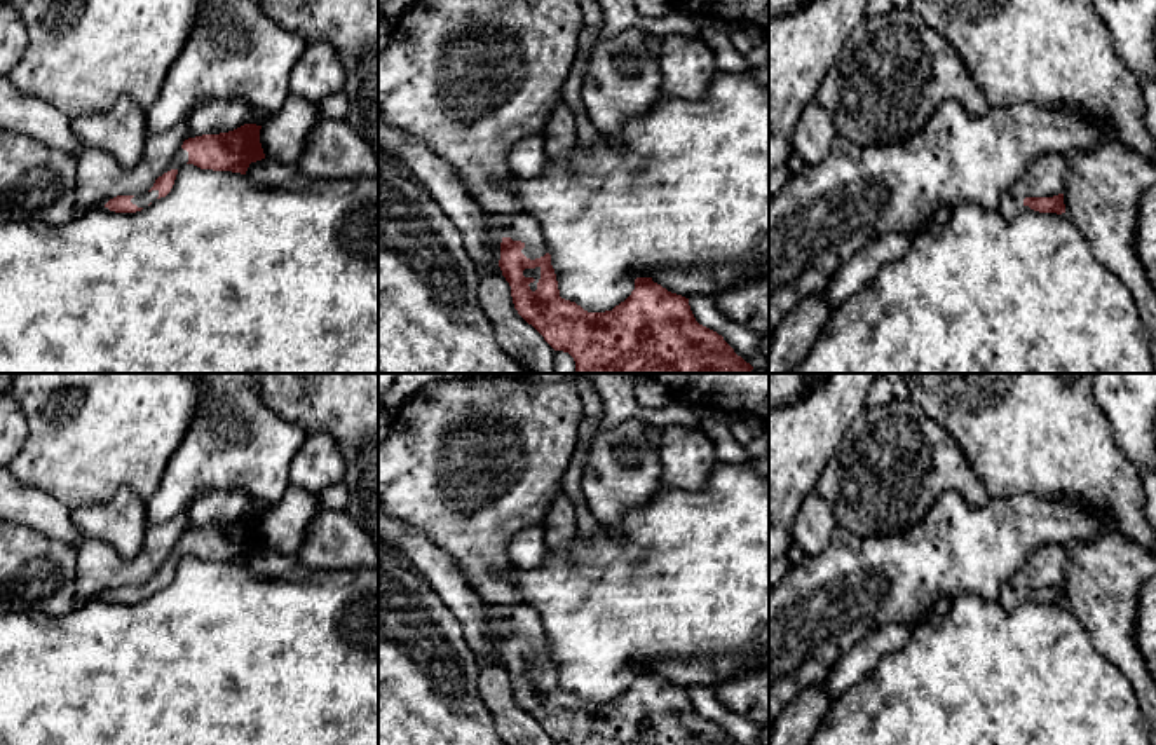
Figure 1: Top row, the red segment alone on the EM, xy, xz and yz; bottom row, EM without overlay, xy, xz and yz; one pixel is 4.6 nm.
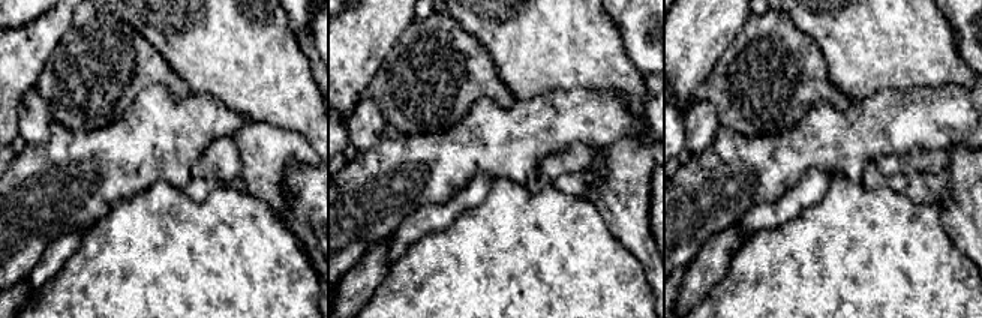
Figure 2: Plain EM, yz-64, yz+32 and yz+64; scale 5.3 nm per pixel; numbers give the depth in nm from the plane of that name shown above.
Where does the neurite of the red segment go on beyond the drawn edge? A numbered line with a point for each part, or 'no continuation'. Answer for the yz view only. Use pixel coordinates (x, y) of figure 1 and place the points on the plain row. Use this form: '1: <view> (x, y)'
no continuation

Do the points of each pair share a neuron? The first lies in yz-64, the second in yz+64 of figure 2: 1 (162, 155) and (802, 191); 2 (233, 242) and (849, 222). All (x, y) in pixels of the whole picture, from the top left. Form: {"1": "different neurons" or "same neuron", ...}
{"1": "different neurons", "2": "same neuron"}

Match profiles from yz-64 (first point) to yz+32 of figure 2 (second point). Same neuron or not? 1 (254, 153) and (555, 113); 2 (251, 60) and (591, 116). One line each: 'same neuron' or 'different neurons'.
1: different neurons
2: different neurons

